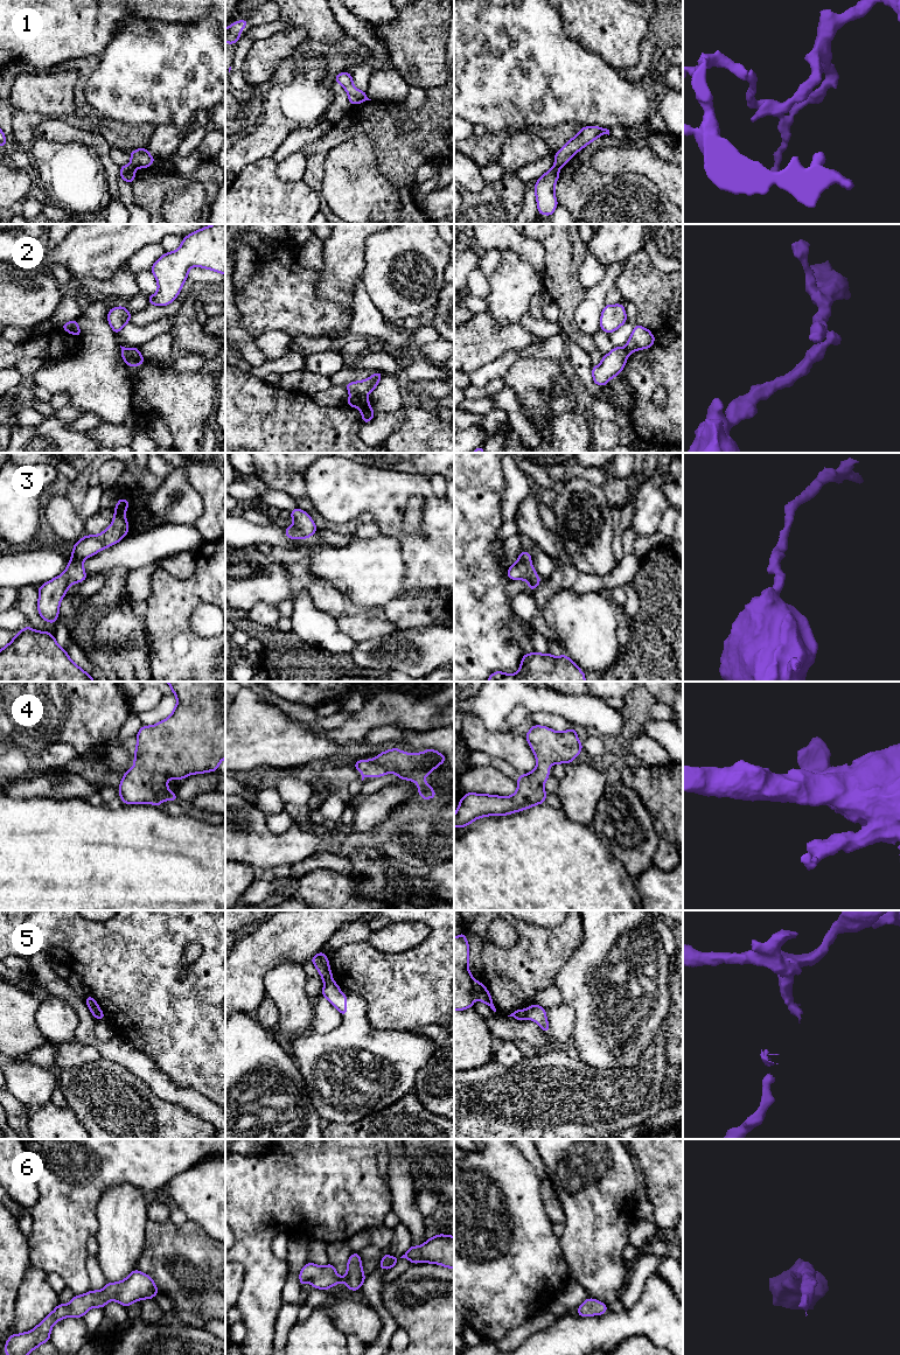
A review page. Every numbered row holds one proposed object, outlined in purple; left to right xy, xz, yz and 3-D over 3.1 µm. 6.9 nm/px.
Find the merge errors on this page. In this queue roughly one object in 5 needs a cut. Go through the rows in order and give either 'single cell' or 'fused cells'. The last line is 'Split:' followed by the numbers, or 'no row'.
1: fused cells
2: fused cells
3: single cell
4: single cell
5: fused cells
6: single cell
Split: 1, 2, 5

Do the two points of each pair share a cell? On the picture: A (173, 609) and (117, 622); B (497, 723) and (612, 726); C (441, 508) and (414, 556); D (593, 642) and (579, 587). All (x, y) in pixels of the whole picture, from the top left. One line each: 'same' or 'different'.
A: different
B: same
C: same
D: different

